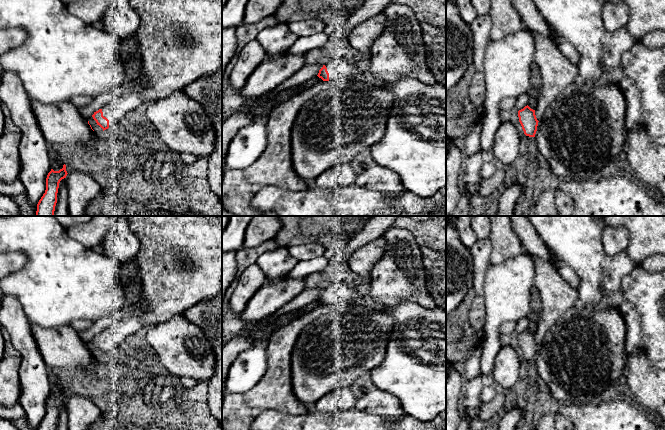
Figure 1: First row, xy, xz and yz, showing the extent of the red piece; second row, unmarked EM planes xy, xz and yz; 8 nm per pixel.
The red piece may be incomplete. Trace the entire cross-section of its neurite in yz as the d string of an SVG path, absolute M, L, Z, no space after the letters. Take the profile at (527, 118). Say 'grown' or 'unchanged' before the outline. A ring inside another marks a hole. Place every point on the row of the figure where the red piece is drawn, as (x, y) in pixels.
unchanged | M527 105L518 111L518 117L524 134L529 137L535 137L539 122L536 118L535 110Z

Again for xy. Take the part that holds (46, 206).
unchanged | M66 165L59 171L51 171L46 178L46 190L37 204L36 216L54 216L59 183L67 176Z

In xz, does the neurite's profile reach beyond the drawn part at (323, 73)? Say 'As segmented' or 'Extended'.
Extended

